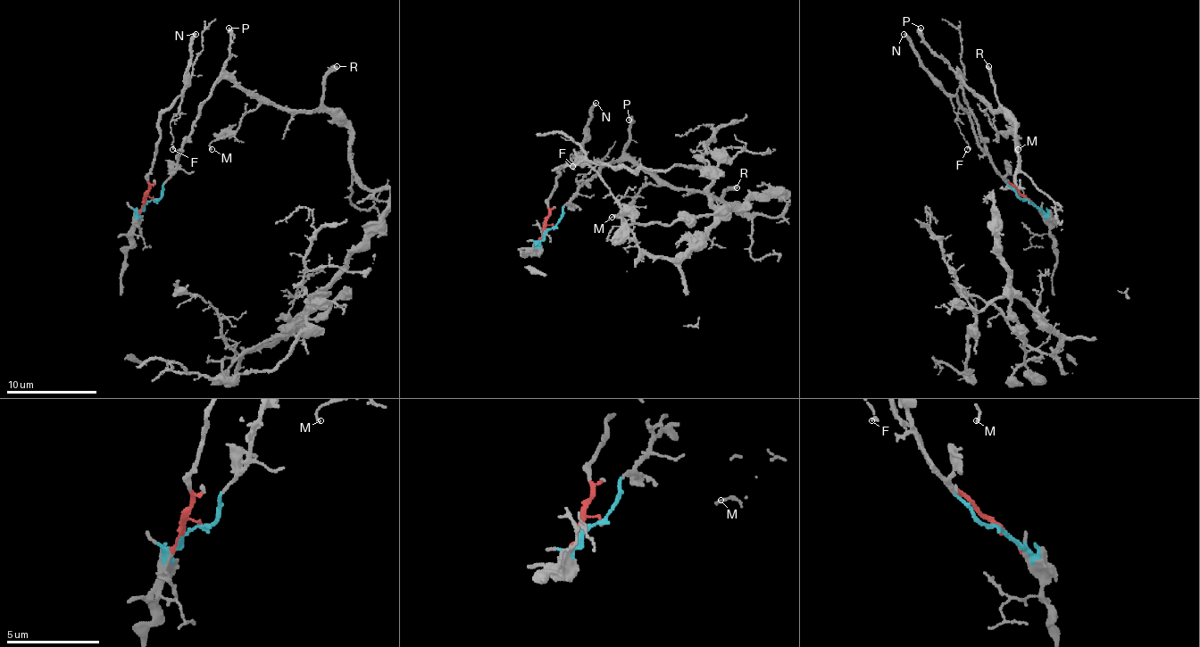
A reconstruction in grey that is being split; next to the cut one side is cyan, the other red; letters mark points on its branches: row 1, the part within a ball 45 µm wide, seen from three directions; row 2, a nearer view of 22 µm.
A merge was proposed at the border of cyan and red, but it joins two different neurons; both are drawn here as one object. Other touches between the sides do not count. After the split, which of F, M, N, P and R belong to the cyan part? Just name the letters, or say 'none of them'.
M, P, R

